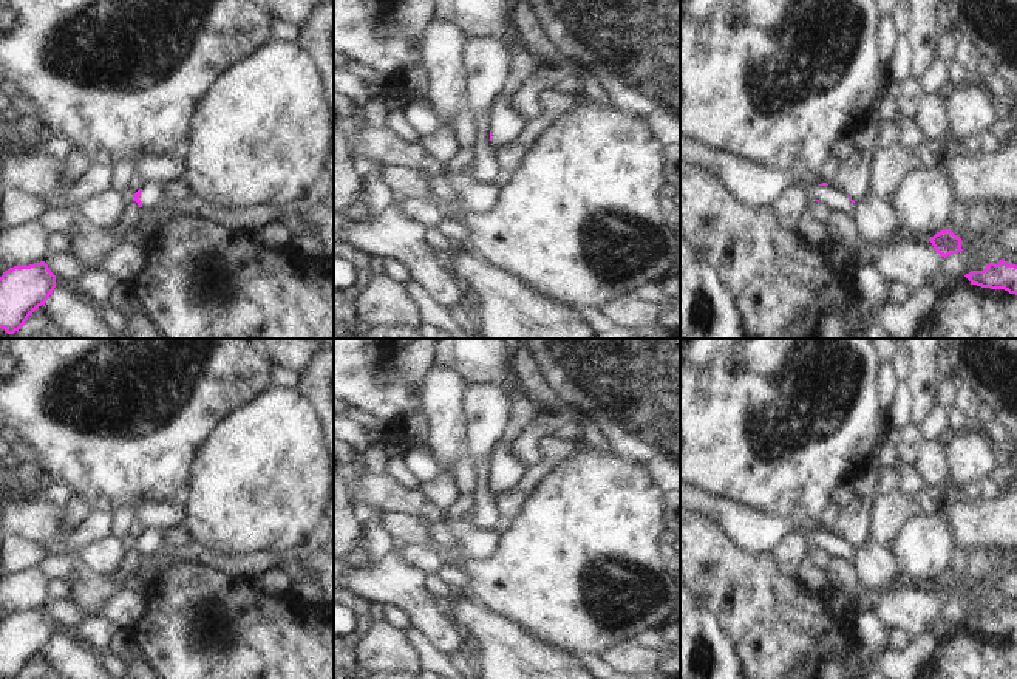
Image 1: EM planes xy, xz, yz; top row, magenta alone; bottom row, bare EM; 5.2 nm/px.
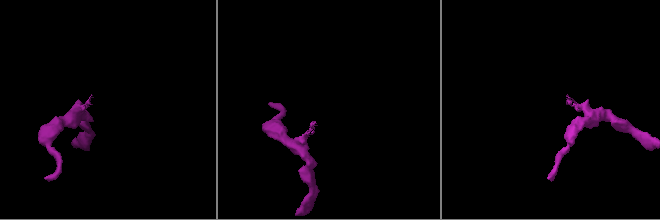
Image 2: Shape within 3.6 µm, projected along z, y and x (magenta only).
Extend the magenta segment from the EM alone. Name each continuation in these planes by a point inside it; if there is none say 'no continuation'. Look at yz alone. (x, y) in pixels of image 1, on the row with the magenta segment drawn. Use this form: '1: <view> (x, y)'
1: yz (829, 195)

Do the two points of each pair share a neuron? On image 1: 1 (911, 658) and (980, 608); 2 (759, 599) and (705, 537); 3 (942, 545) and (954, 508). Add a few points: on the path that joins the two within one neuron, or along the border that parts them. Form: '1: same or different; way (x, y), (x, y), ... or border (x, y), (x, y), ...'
1: same; way (926, 641), (954, 613), (963, 608)
2: same; way (744, 586), (710, 552)
3: different; border (940, 514), (959, 545)

